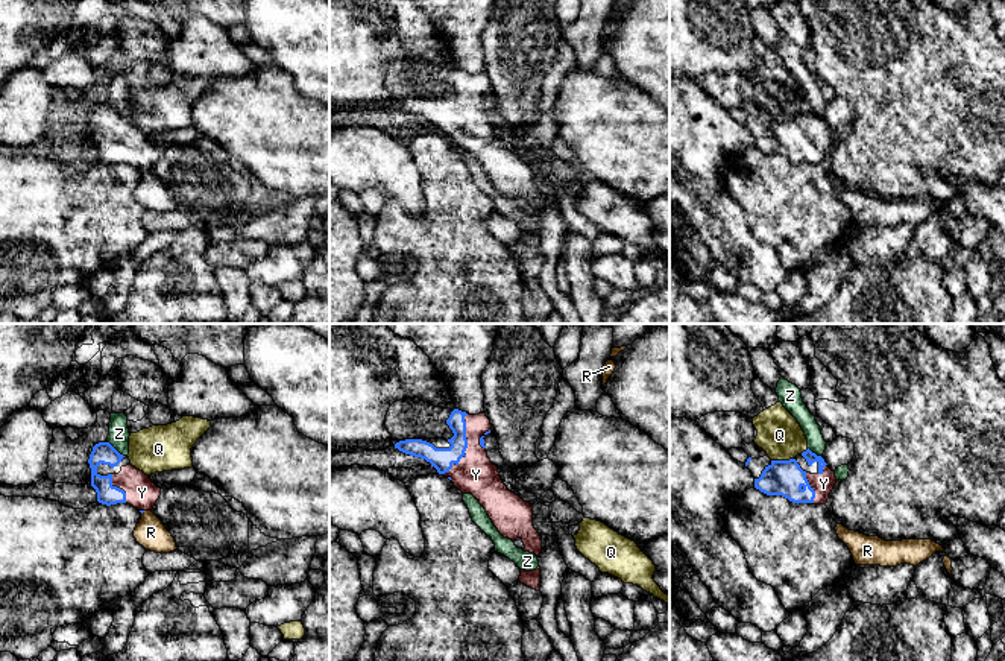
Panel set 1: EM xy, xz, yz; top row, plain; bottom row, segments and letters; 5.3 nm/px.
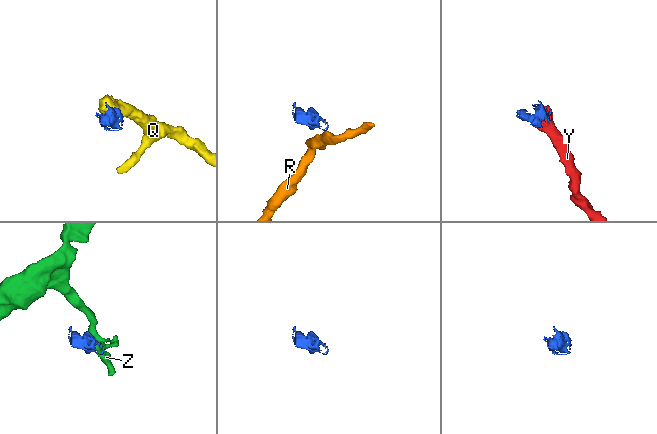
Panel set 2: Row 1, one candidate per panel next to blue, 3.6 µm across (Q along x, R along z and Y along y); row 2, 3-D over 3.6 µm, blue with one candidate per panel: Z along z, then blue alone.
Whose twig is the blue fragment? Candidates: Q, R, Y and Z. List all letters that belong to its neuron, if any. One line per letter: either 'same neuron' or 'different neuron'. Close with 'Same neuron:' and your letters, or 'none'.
Q: different neuron
R: different neuron
Y: same neuron
Z: different neuron
Same neuron: Y

